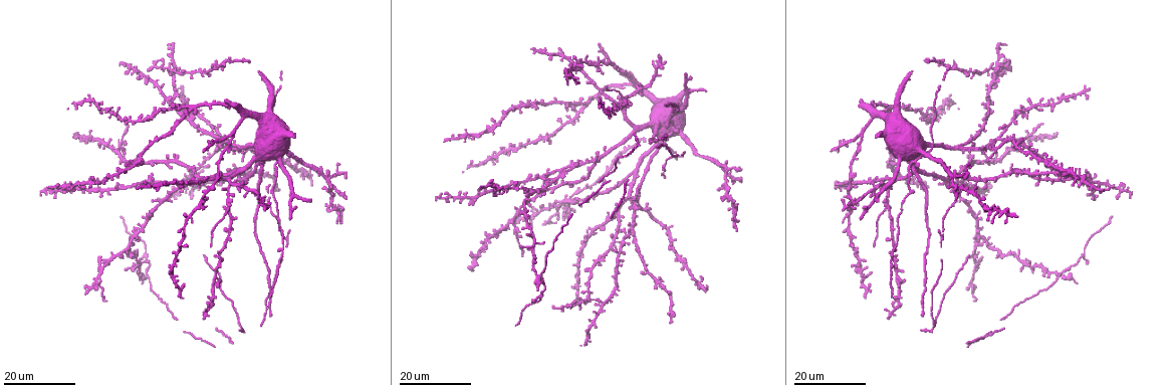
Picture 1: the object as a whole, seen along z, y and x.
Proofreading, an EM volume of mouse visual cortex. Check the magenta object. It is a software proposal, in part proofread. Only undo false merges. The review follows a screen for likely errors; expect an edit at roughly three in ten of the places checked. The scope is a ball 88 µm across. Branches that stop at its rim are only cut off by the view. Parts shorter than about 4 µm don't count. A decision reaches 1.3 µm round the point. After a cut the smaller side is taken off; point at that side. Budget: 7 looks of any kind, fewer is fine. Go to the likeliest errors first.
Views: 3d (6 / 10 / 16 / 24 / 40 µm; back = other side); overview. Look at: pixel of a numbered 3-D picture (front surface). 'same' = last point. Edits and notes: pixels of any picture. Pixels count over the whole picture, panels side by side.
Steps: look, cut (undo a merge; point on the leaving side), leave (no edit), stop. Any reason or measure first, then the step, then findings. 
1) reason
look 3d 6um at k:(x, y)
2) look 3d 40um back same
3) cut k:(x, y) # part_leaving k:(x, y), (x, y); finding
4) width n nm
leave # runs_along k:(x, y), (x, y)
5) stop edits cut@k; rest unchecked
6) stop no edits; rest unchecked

a fork
look 3d 16um at 1:(541, 271)

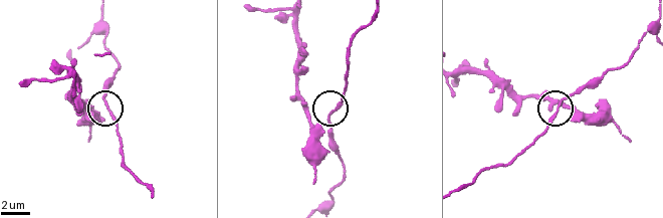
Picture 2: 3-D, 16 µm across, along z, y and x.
zoom in
look 3d 10um at 2:(557, 106)

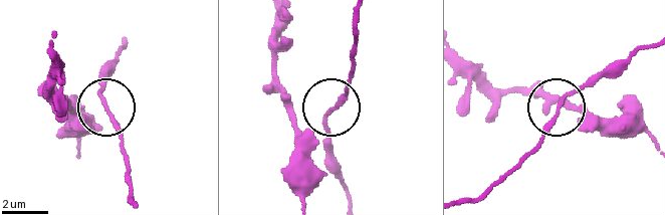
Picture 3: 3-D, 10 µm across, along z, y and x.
width 130 nm
leave # one neuron here

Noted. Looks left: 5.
look 3d 16um at 1:(931, 292)

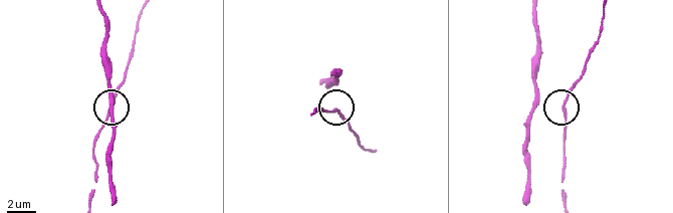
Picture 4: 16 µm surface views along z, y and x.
closer look
look 3d 10um at 4:(564, 104)

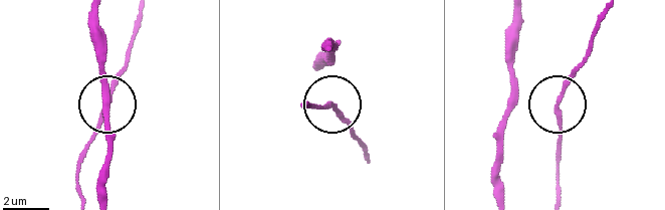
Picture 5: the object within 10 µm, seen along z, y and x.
leave # all the same neuron

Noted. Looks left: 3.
look 3d 24um at 1:(228, 208)

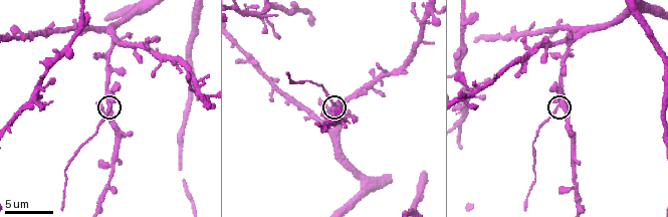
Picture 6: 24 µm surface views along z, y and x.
look 3d 10um at 6:(108, 104)

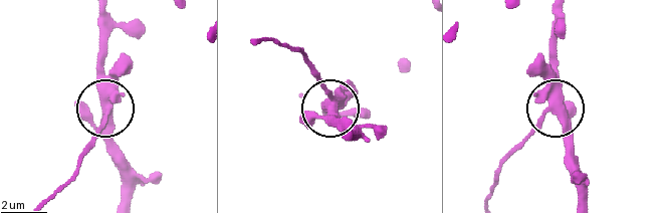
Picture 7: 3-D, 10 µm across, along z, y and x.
arms 3
cut 7:(94, 140) # part_leaving 7:(107, 114), (90, 153), (44, 204); a second neuron is stuck on

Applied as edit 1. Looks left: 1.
stop edits cut@7; rest unchecked

